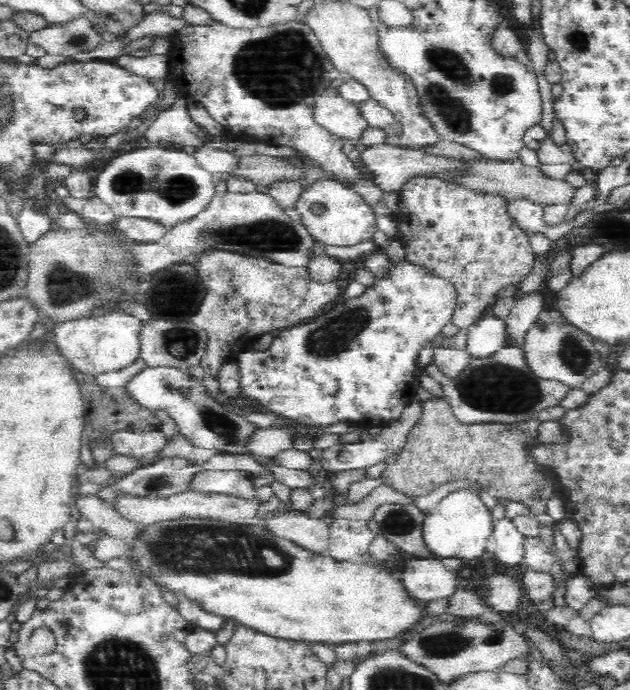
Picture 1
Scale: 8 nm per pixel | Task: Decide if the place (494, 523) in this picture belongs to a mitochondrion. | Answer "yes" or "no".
no

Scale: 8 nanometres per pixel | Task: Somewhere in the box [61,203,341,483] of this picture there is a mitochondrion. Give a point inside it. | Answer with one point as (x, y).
(267, 236)

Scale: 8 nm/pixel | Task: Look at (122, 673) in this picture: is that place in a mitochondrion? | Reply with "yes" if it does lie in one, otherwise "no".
yes

